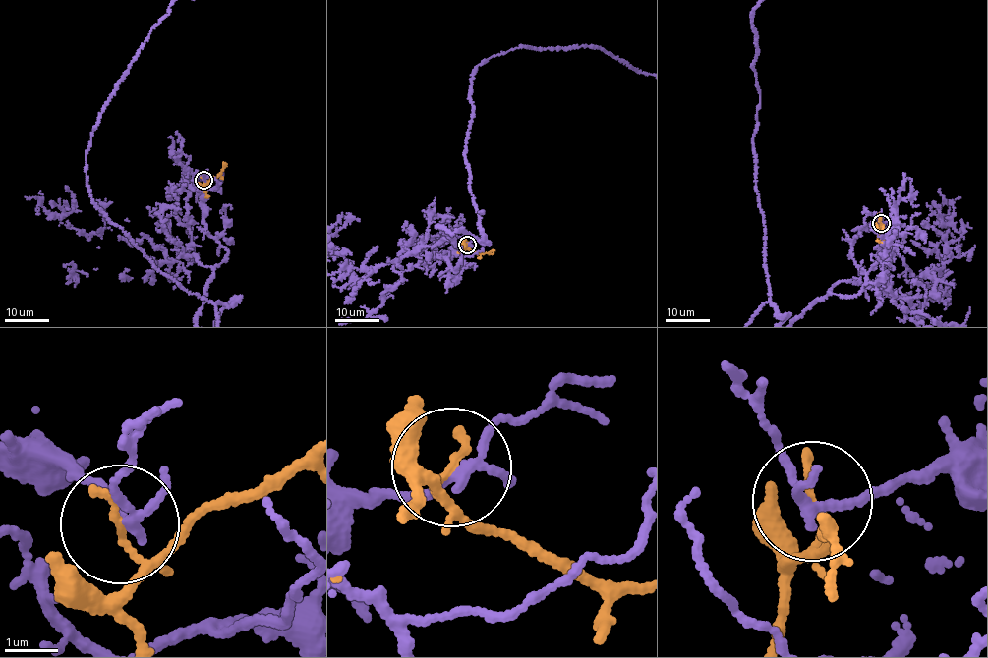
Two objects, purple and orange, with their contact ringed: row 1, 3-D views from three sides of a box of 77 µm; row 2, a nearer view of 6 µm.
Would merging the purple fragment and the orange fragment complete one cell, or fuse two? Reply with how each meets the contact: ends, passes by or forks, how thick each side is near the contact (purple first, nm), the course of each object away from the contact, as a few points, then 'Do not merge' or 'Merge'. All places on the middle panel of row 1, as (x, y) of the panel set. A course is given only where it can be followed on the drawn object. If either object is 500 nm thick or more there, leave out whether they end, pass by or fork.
At the ring purple forks. At the ring orange ends. Thickness 140 nm (purple) against 130 nm. Course of orange: (467, 245), (467, 248), (482, 254), (494, 249). Do not merge

